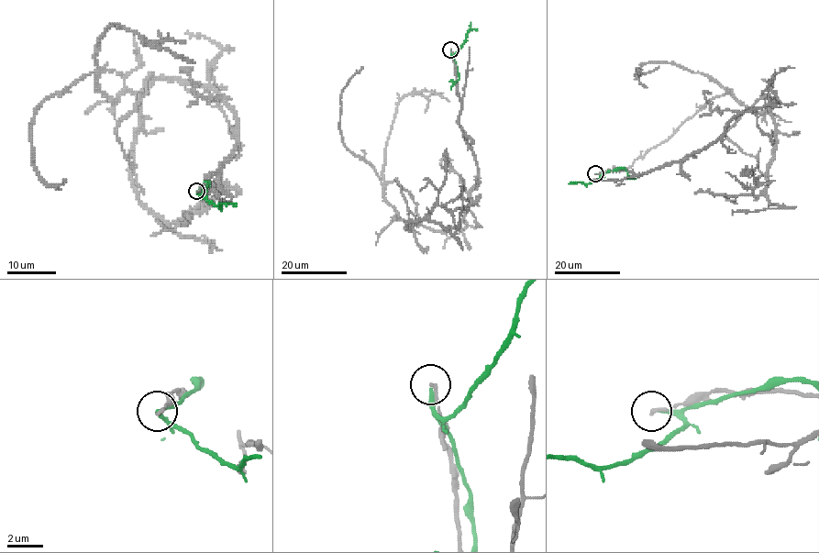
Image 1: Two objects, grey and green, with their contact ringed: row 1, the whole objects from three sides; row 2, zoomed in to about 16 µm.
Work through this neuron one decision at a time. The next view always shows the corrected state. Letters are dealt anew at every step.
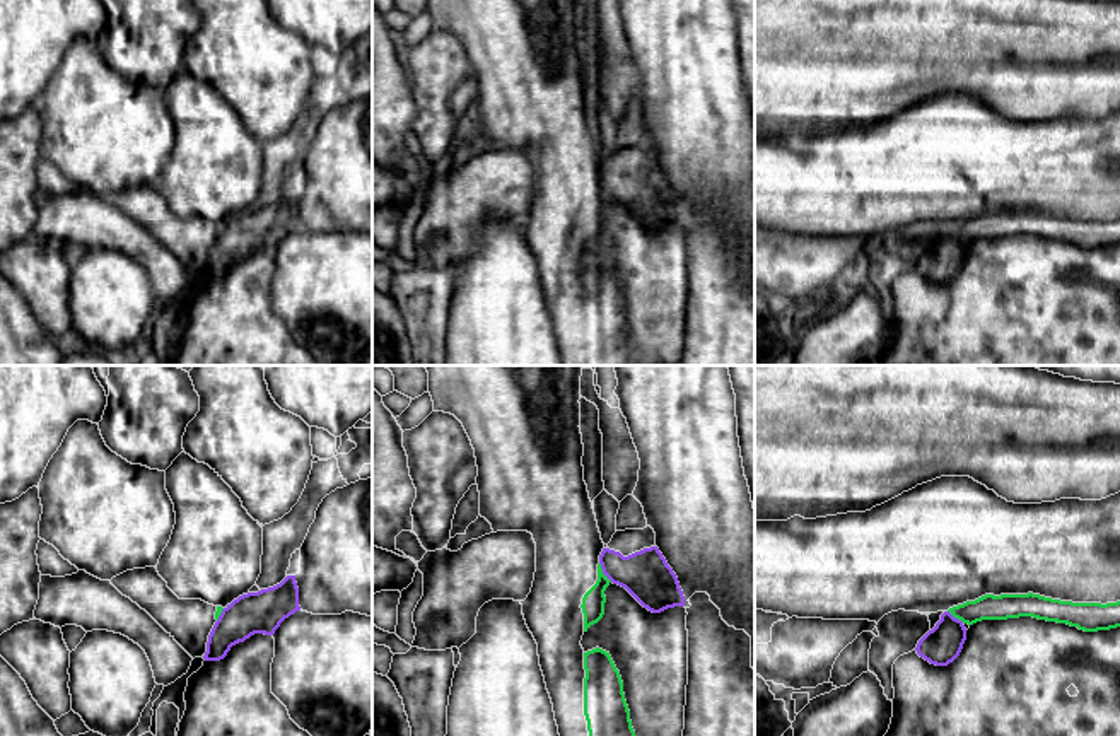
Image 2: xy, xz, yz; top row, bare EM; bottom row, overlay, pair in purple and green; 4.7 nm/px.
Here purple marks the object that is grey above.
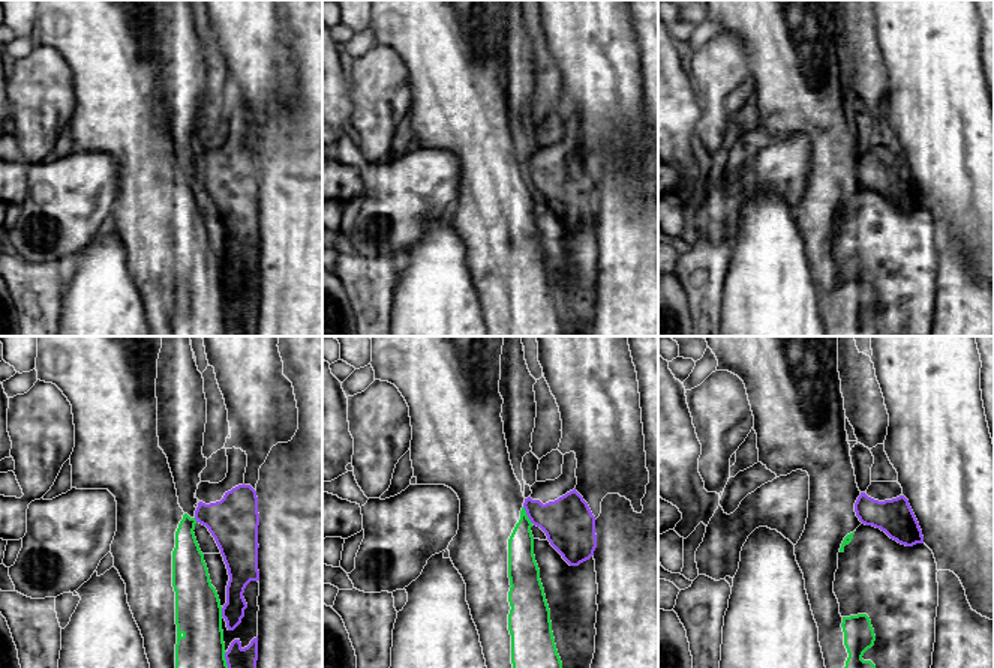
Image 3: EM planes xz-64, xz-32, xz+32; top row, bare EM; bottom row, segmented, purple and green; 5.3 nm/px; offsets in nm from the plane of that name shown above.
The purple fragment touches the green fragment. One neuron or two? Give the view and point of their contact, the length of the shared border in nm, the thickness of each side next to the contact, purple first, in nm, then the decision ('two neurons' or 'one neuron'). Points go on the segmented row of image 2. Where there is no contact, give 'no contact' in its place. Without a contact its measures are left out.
xz (603, 572) | 110 nm | 220/110 nm | two neurons

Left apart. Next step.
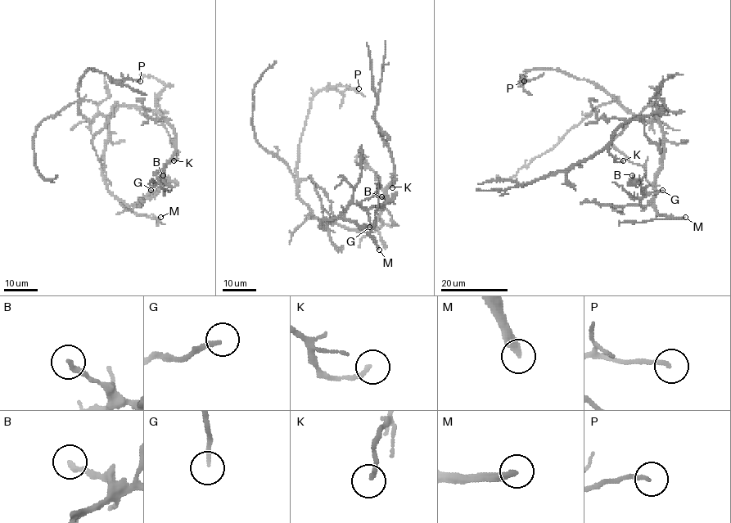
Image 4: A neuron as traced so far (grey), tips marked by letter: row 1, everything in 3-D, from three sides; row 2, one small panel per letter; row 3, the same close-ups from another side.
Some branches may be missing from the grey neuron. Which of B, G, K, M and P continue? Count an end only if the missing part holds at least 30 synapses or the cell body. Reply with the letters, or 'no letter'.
M

